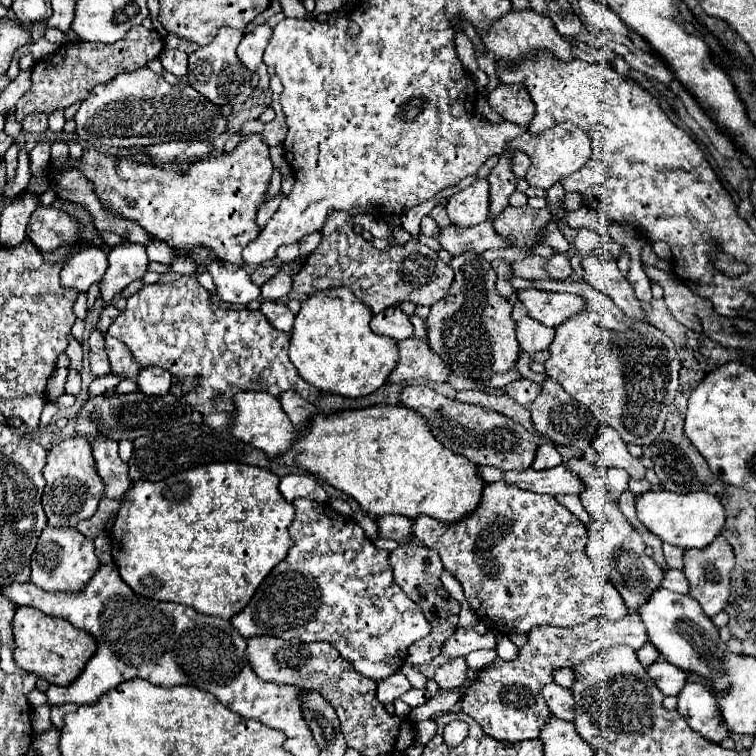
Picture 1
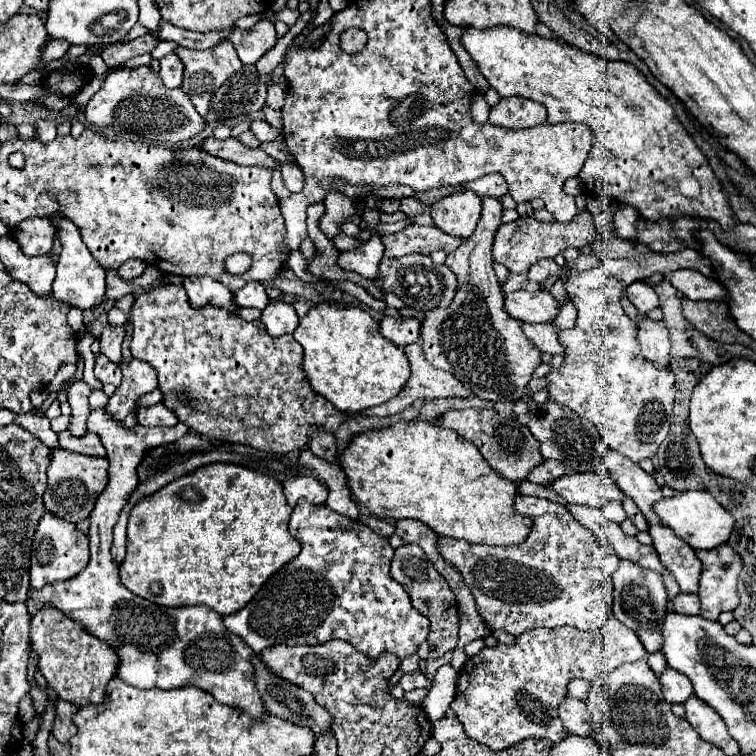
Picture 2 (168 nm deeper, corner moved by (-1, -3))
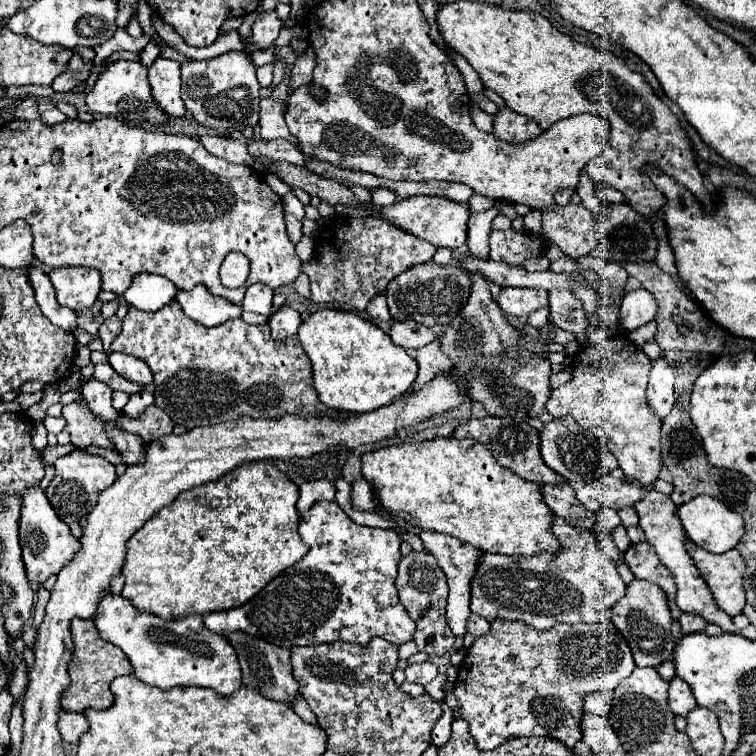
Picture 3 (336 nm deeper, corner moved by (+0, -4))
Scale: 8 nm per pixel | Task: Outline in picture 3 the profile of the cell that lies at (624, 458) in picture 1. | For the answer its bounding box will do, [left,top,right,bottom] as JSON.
[635,491,739,633]

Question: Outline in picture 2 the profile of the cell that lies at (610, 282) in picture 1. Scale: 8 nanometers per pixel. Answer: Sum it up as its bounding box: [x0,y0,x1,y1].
[638,314,670,366]

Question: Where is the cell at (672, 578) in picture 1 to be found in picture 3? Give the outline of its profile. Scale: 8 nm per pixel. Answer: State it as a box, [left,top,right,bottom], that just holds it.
[679,613,707,635]

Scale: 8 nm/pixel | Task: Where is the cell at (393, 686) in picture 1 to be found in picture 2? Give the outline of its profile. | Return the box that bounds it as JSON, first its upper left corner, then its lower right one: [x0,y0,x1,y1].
[398,670,432,690]

